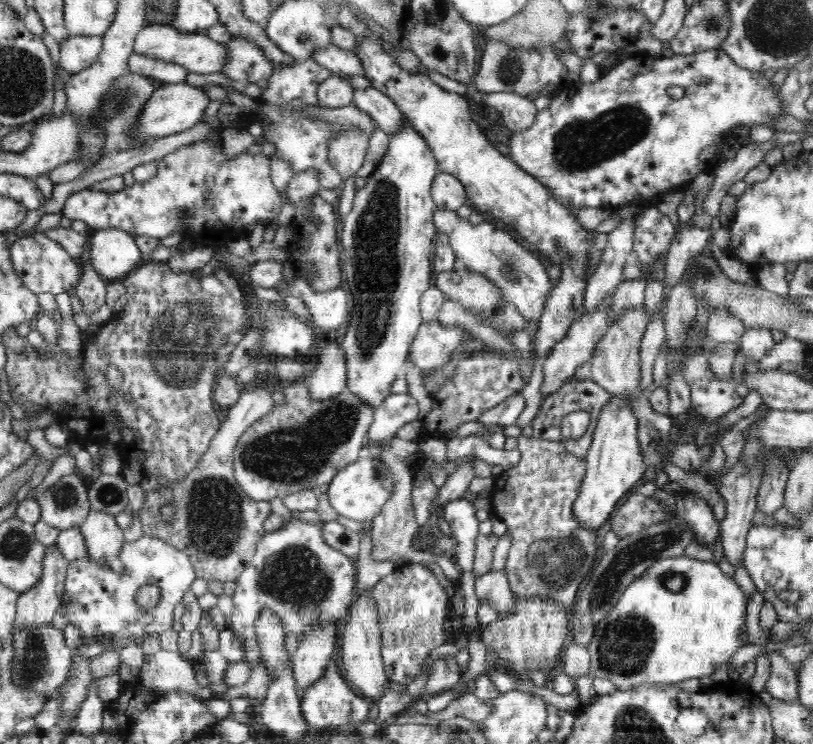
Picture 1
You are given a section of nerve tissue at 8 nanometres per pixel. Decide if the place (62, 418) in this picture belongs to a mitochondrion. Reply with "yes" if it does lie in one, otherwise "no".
no

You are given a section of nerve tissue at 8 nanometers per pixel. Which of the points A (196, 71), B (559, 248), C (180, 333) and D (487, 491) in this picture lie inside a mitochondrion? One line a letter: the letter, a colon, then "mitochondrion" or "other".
A: other
B: mitochondrion
C: mitochondrion
D: other

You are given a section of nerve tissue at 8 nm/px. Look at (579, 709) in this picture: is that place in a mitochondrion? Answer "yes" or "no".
no

